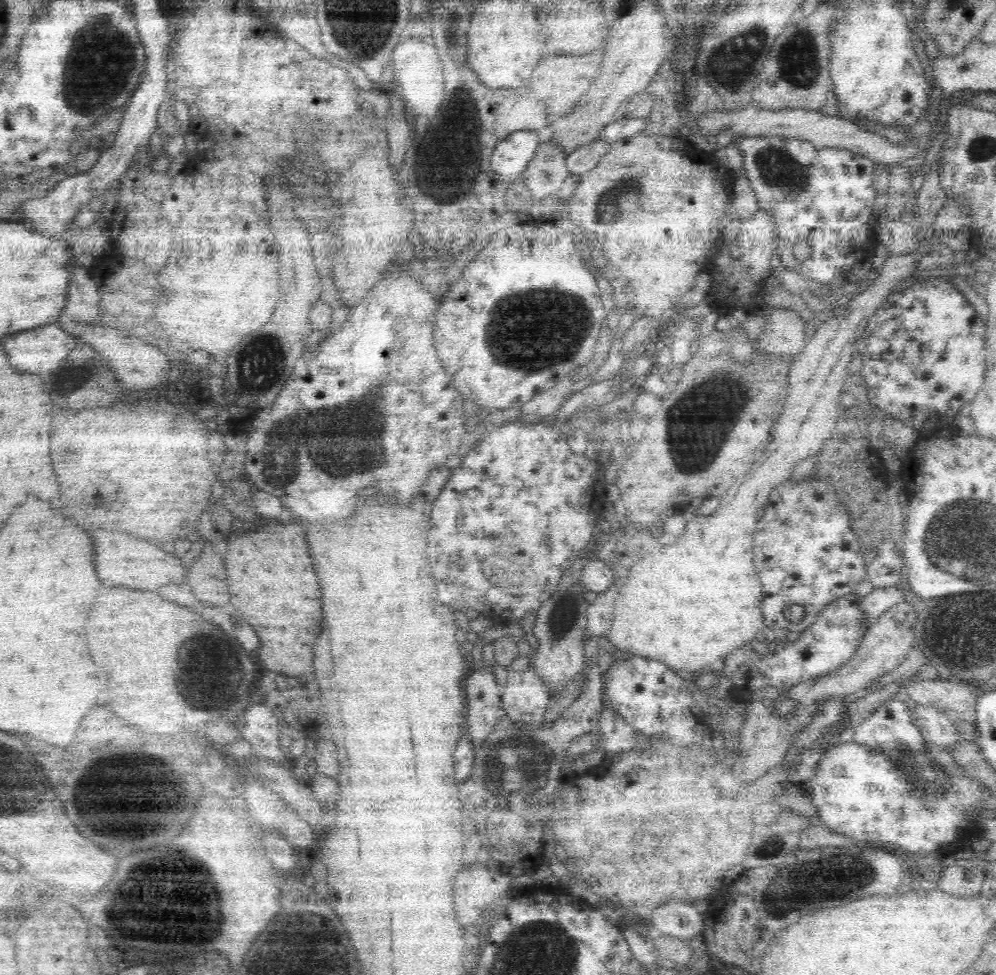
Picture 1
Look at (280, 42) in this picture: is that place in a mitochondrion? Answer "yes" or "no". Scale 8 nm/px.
no

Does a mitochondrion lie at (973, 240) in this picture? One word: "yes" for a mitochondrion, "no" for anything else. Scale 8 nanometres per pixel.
no

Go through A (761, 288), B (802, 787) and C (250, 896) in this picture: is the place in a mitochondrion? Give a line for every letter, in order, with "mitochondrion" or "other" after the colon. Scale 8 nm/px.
A: other
B: other
C: other

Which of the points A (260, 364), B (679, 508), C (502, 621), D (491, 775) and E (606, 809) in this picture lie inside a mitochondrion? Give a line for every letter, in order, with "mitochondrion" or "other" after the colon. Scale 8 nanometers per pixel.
A: mitochondrion
B: other
C: other
D: mitochondrion
E: other

